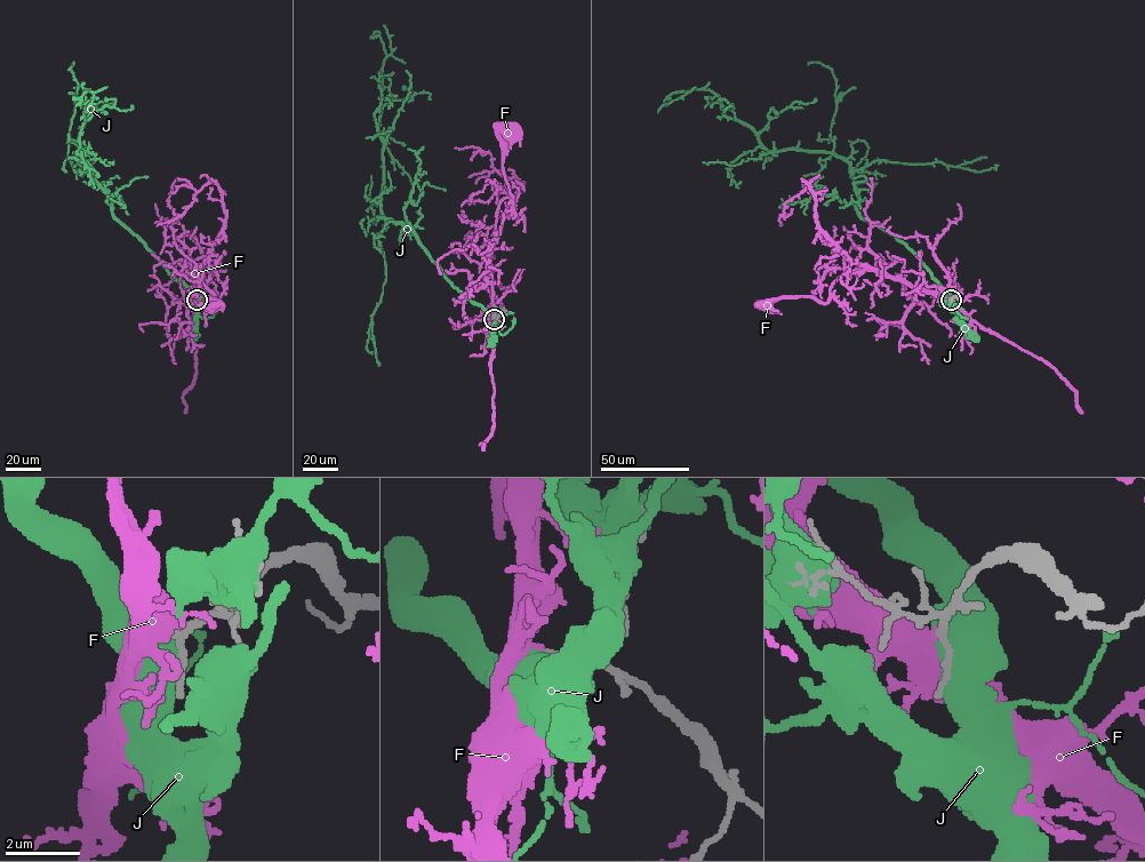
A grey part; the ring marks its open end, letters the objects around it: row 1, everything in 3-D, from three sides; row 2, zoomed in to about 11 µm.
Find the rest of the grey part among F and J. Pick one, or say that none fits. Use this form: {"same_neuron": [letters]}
{"same_neuron": ["F"]}

